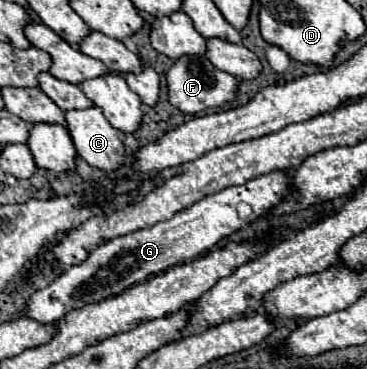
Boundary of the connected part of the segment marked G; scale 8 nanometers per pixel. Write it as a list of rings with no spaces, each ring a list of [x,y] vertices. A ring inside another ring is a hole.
[[[272,171],[268,175],[250,179],[244,185],[224,187],[224,191],[206,195],[204,199],[178,211],[172,219],[160,221],[150,229],[140,229],[130,235],[112,239],[96,247],[82,265],[66,269],[48,287],[32,293],[24,305],[22,315],[48,325],[52,321],[58,321],[72,309],[98,303],[108,295],[118,295],[134,283],[148,279],[150,275],[158,275],[160,271],[166,271],[176,263],[194,259],[196,255],[210,251],[222,237],[228,237],[262,217],[282,197],[288,195],[290,183],[292,179],[284,171]]]

